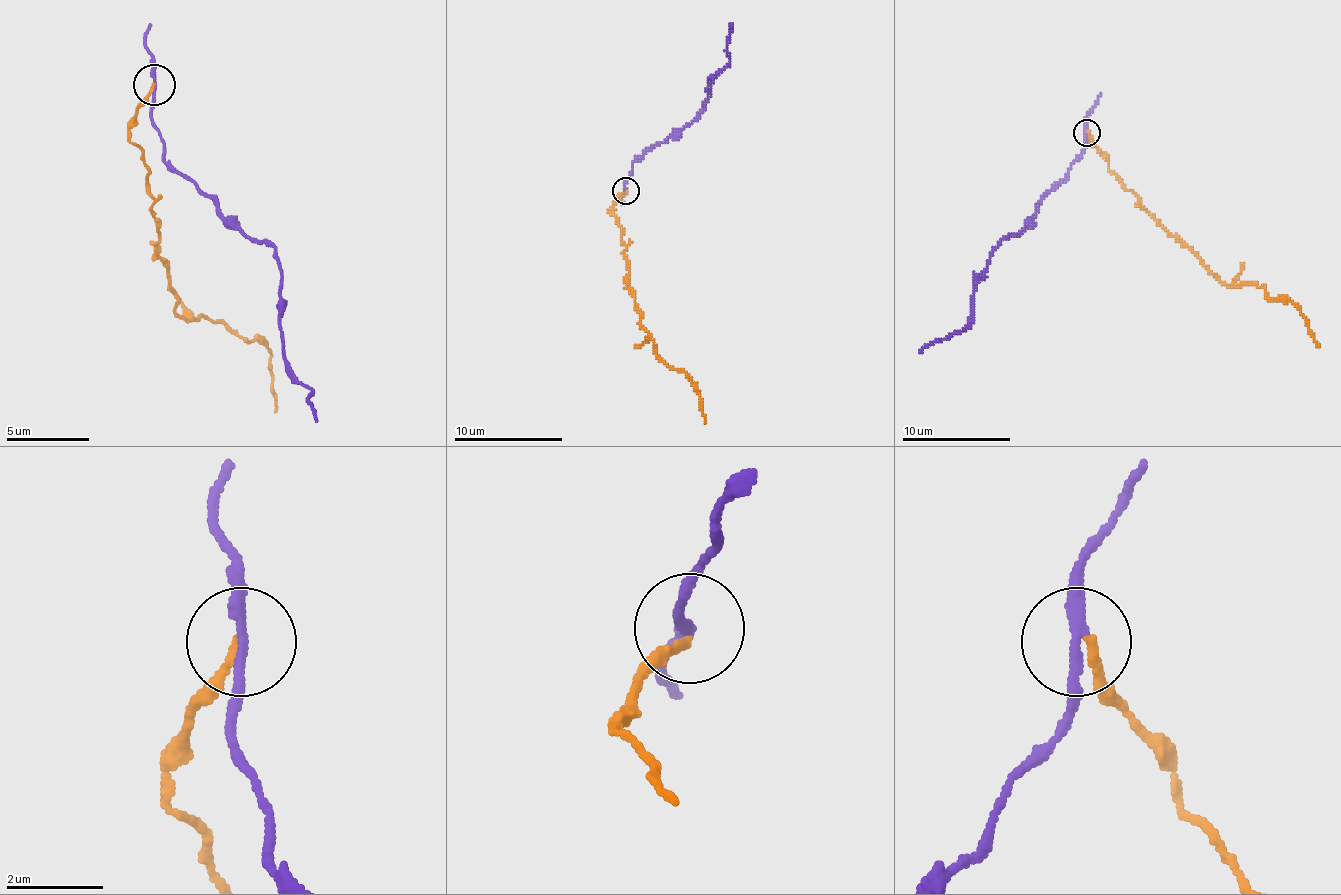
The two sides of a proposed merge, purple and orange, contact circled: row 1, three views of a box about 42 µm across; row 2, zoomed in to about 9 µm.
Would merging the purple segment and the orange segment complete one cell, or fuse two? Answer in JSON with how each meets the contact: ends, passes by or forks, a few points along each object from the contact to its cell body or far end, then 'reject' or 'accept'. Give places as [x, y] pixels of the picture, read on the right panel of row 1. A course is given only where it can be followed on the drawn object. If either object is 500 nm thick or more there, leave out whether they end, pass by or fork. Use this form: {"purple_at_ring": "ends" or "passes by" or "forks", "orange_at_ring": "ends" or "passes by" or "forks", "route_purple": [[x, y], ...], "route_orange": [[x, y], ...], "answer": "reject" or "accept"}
{"purple_at_ring": "passes by", "orange_at_ring": "ends", "route_purple": [[1087, 133], [1084, 152], [1019, 231], [1000, 241], [976, 285], [973, 317], [957, 333], [938, 339], [919, 352]], "route_orange": [[1087, 131], [1108, 168], [1206, 266], [1227, 285], [1257, 285], [1271, 298], [1287, 298], [1298, 309], [1319, 347]], "answer": "reject"}

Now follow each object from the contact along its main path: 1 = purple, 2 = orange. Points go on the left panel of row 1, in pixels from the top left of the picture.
1: (155, 86), (151, 115), (163, 156), (246, 235), (275, 252), (288, 368), (313, 392), (309, 401), (317, 421)
2: (155, 82), (130, 140), (155, 198), (168, 289), (184, 318), (213, 318), (259, 339), (271, 355), (275, 413)

